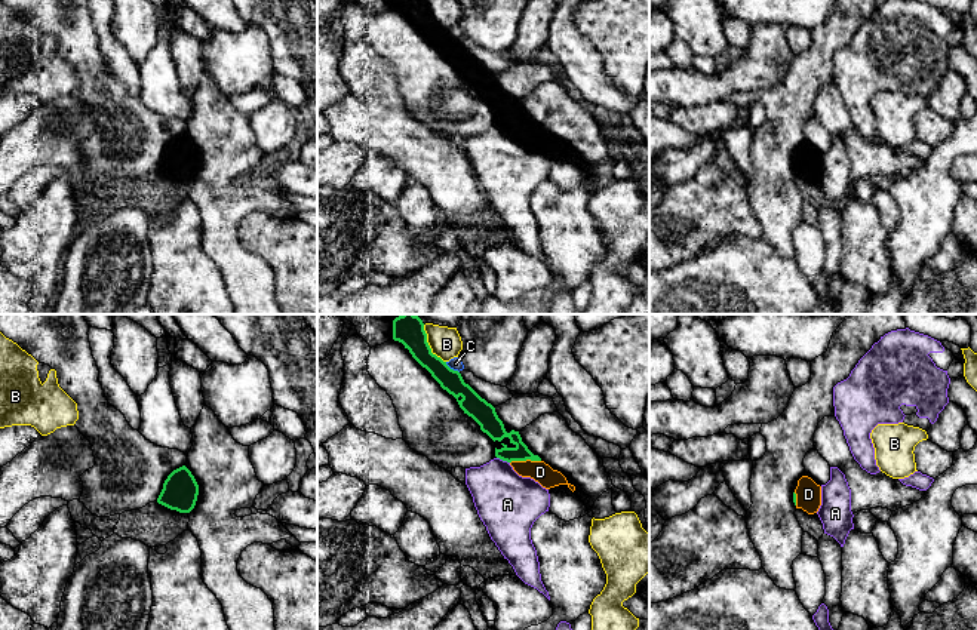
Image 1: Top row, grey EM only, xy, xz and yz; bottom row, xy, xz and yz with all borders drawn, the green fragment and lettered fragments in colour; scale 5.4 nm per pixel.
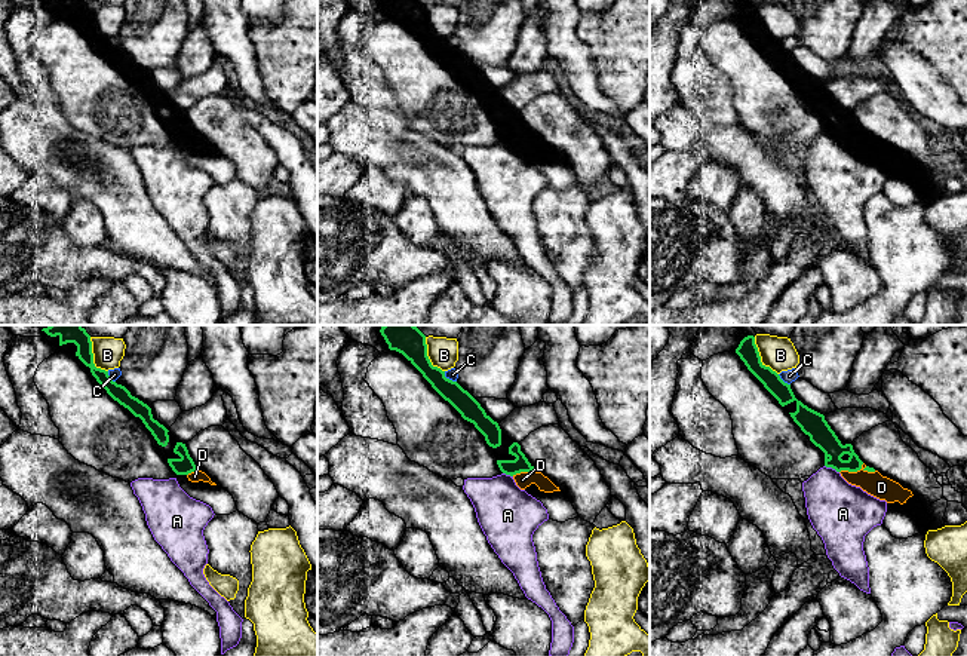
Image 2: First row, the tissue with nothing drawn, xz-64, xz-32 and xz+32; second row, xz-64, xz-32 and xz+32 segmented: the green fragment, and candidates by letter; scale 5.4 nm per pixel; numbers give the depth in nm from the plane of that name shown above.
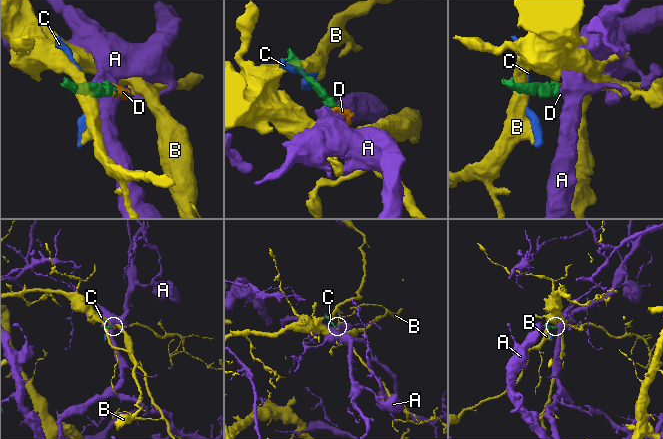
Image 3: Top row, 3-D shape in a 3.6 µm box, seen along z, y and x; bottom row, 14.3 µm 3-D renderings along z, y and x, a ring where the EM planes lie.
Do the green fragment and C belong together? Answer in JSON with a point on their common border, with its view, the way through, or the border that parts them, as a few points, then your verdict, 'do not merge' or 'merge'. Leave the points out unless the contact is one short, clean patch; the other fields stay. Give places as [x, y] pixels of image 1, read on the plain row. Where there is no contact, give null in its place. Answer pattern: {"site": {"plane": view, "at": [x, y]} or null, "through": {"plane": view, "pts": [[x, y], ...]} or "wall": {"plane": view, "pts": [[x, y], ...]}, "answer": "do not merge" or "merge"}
{"site": {"plane": "xz", "at": [452, 37]}, "wall": {"plane": "xz", "pts": [[445, 30], [458, 40]]}, "answer": "do not merge"}

